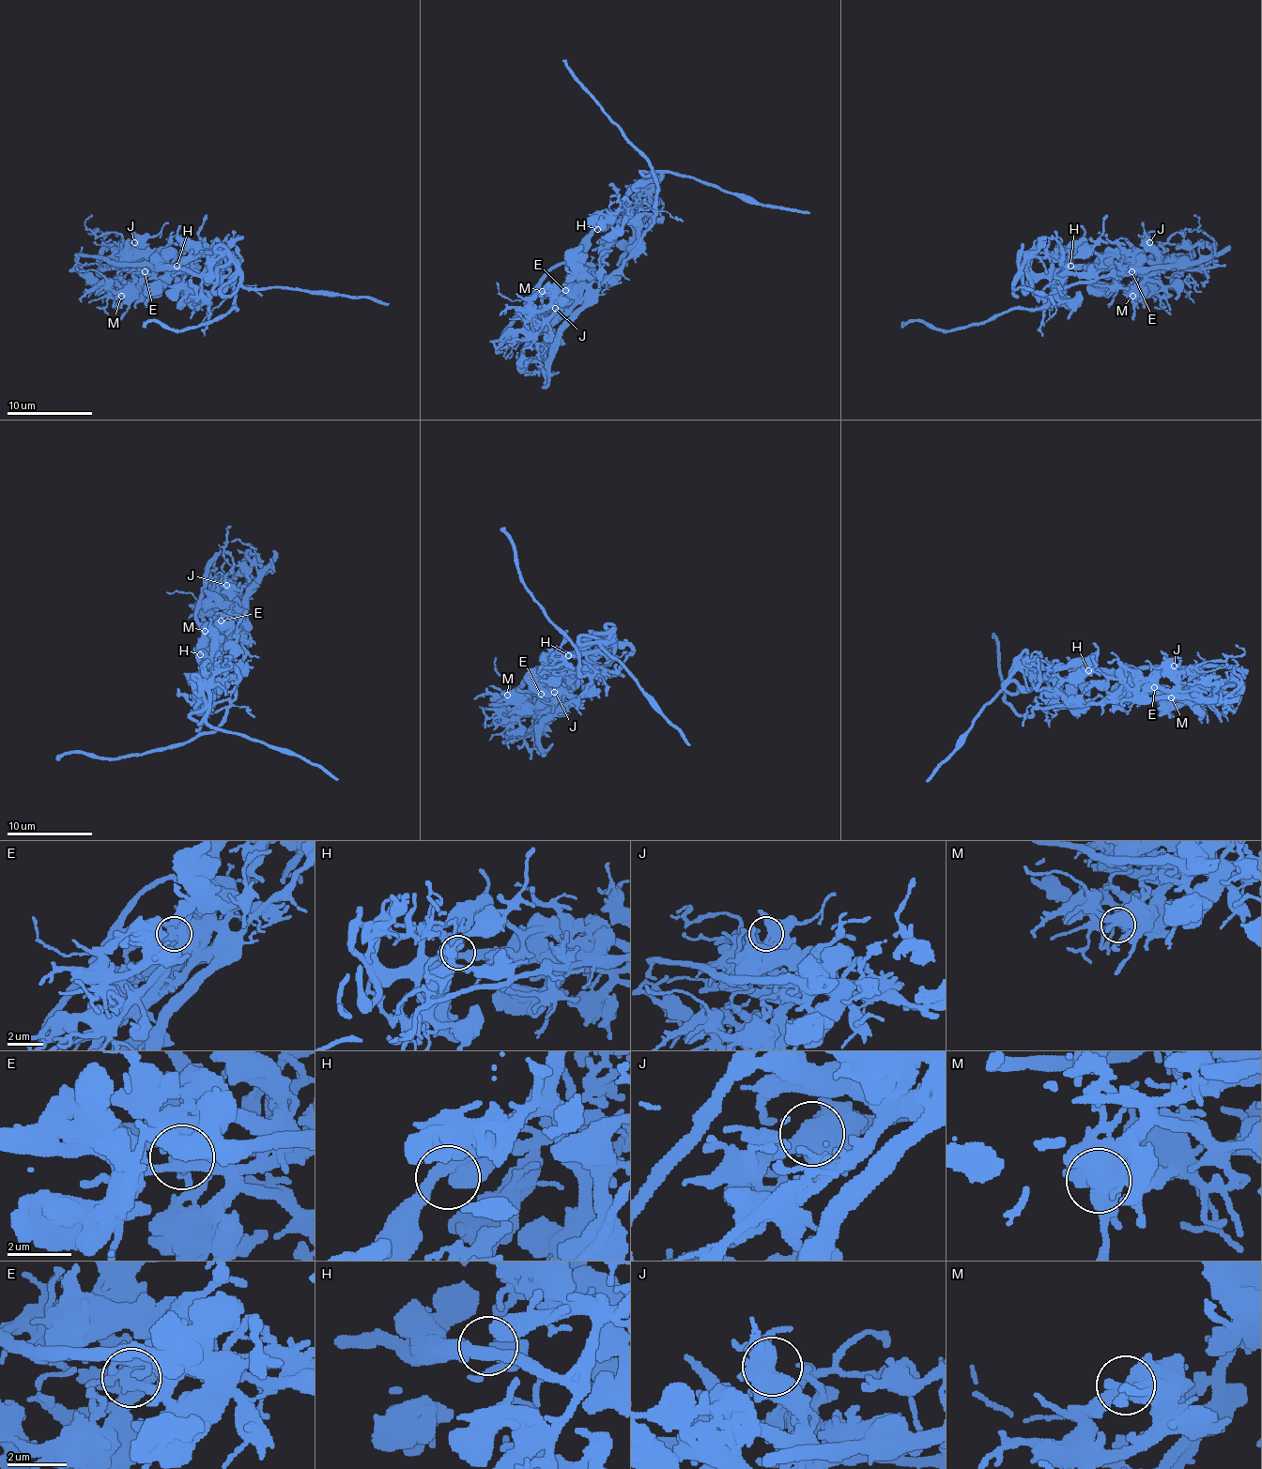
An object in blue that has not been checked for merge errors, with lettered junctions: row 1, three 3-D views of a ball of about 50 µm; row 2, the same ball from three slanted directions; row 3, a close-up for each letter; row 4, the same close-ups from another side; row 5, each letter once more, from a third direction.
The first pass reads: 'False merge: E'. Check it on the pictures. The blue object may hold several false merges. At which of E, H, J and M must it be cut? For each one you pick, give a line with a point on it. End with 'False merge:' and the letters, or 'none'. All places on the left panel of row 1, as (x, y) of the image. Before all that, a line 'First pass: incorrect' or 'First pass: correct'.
First pass: correct
E: at (145, 271)
False merge: E

